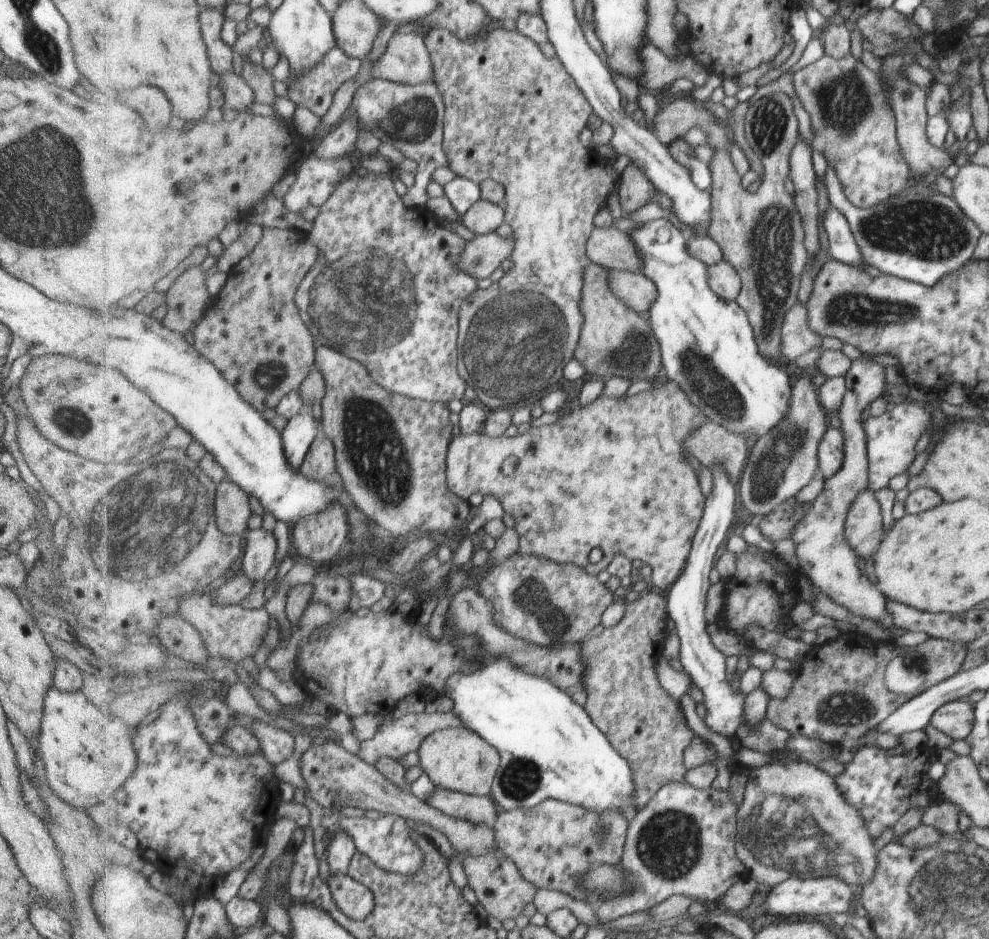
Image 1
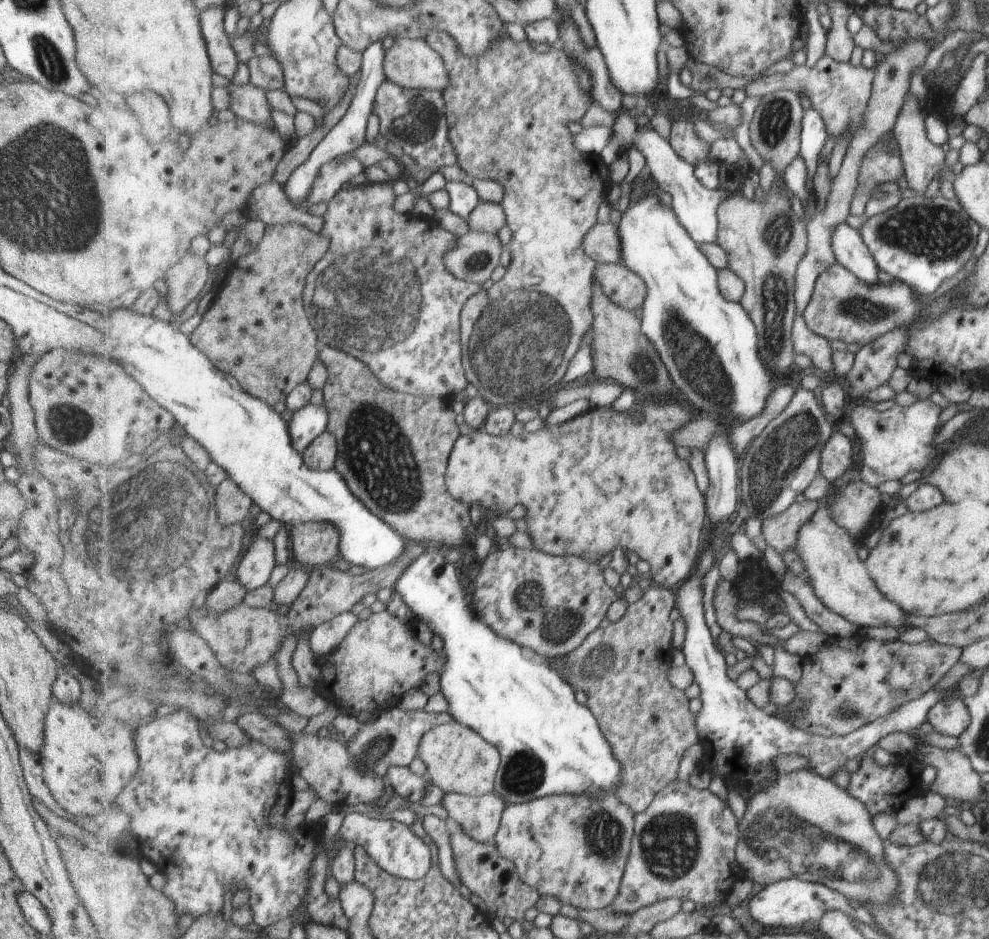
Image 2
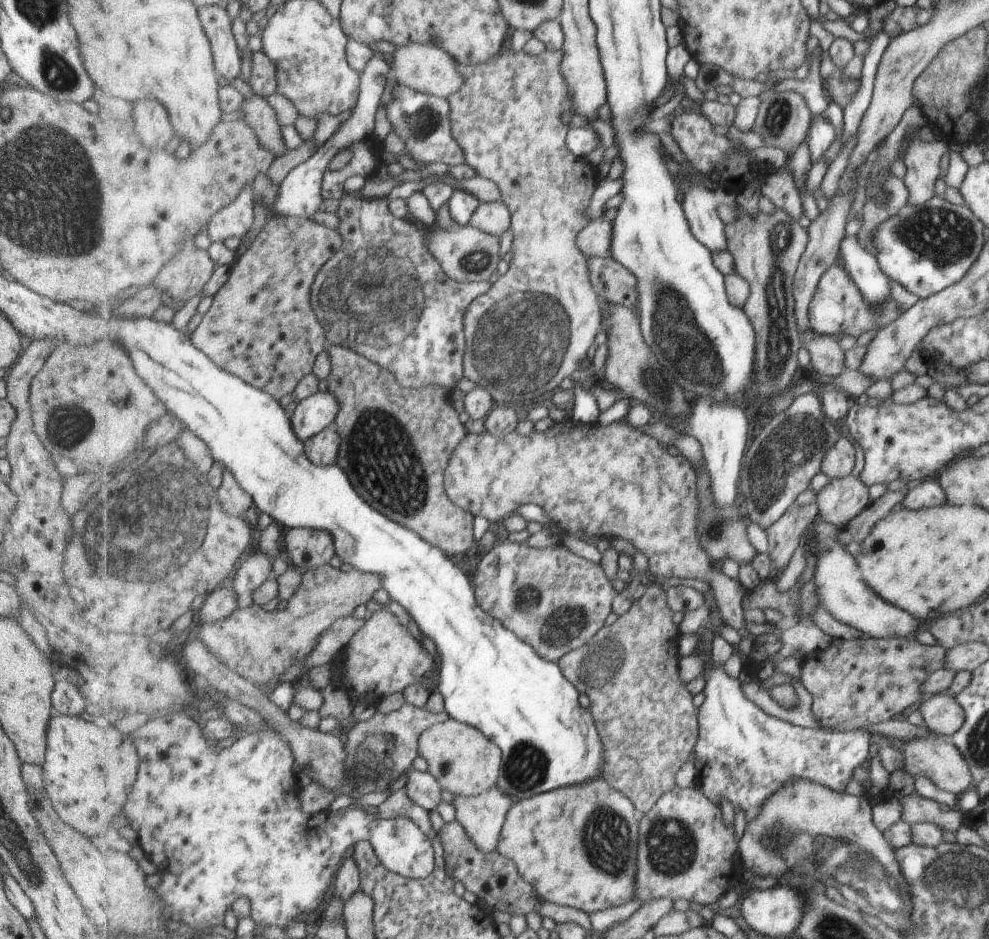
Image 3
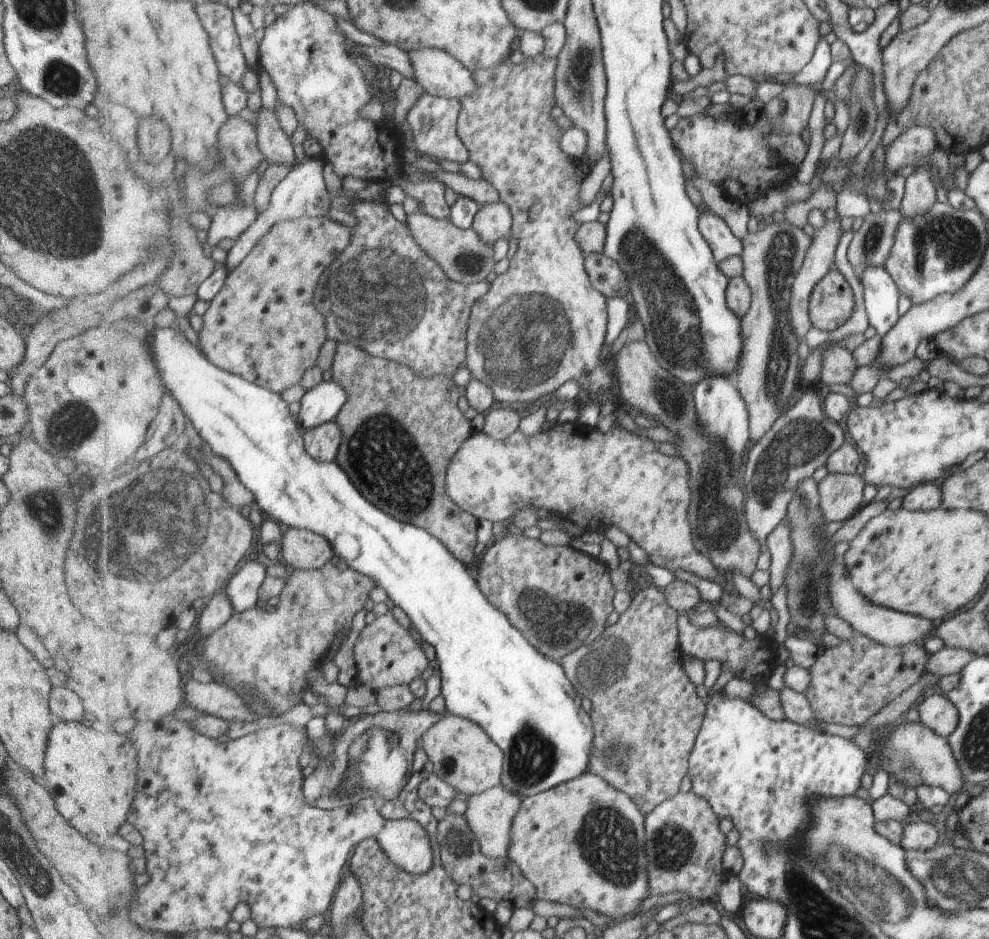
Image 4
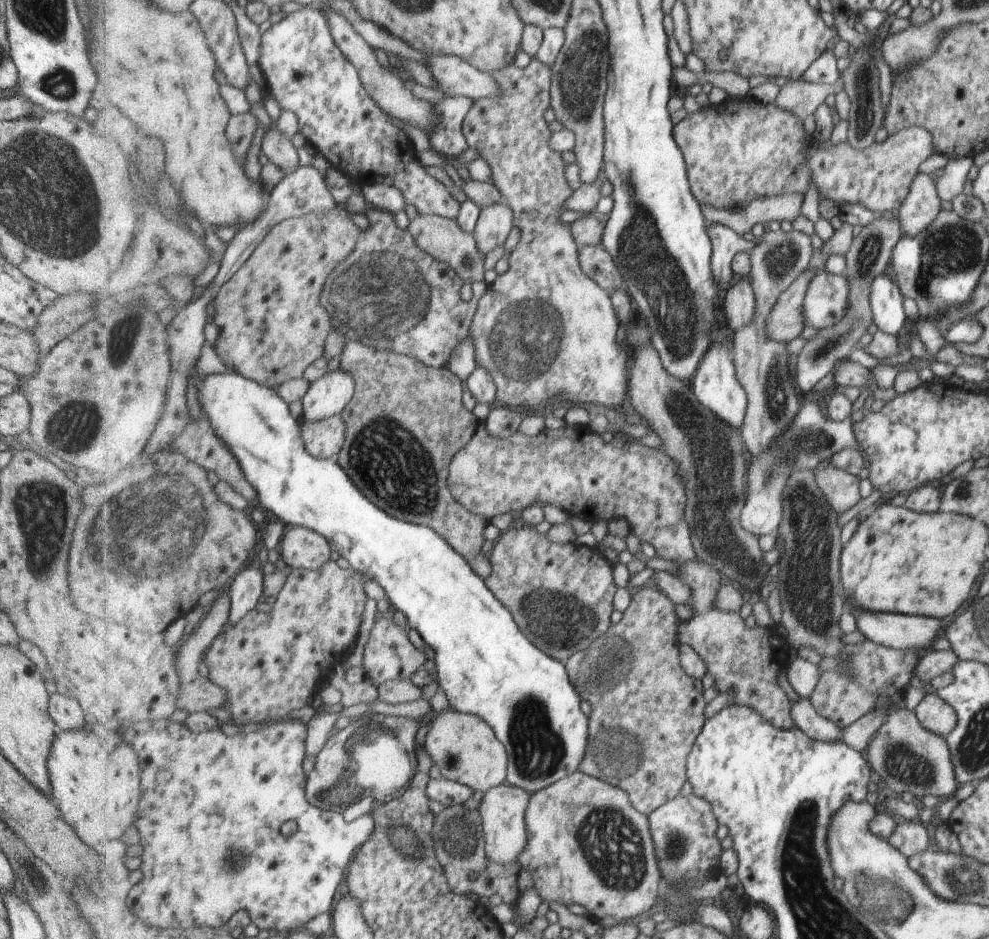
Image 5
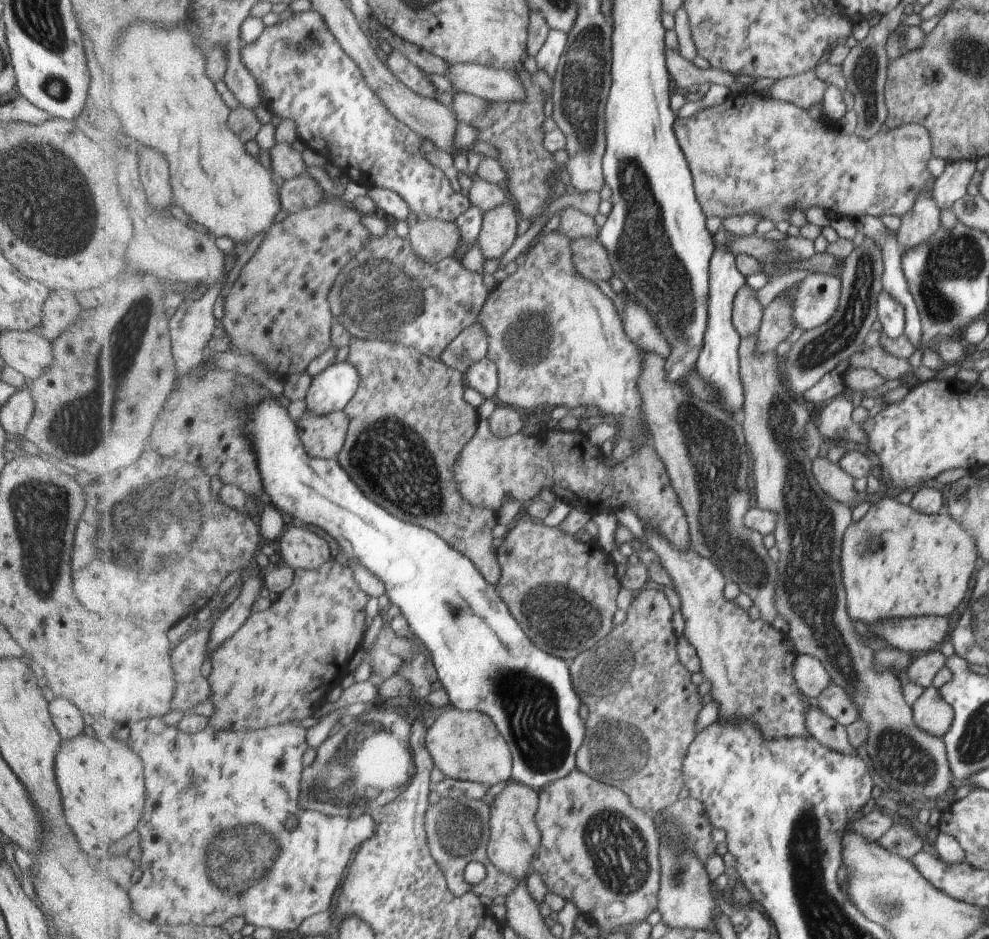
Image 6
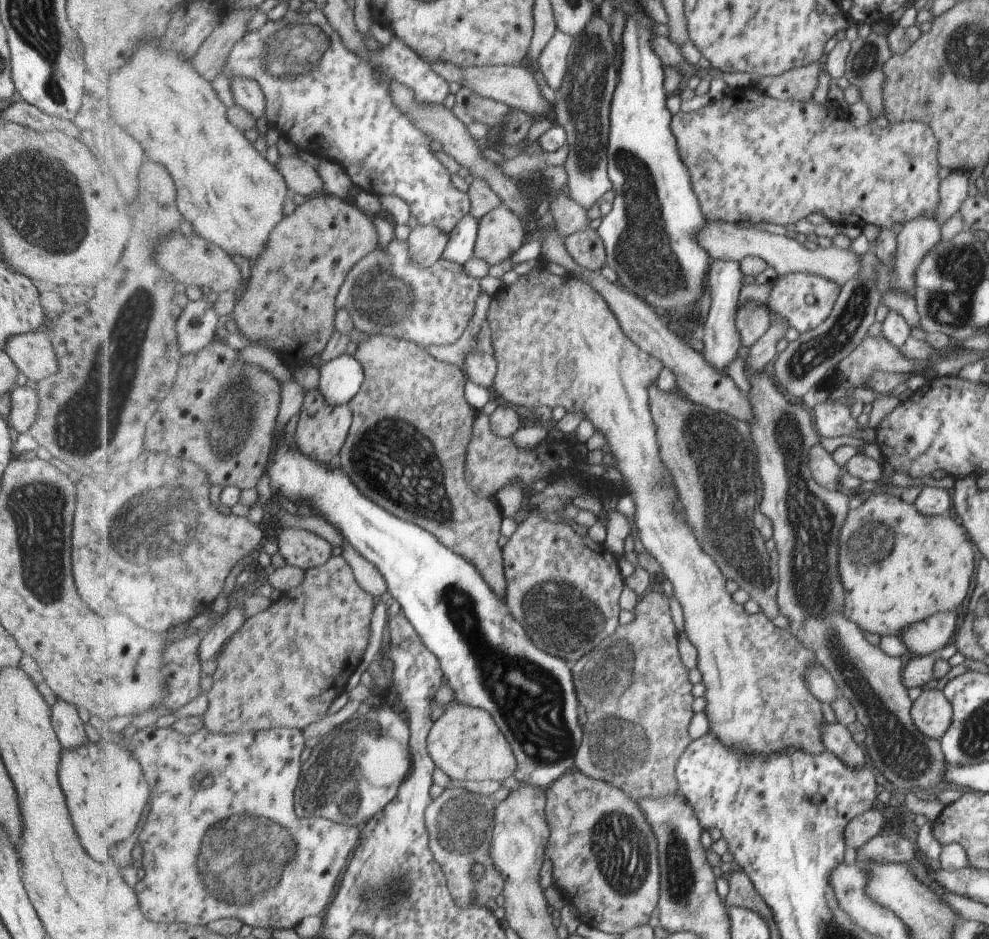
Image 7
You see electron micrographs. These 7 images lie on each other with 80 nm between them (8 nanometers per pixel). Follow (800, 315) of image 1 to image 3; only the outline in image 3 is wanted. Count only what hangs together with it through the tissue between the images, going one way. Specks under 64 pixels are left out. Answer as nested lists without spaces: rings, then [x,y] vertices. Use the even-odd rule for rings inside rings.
[[[807,328],[802,332],[802,347],[809,354],[812,370],[817,372],[819,380],[829,381],[844,369],[843,351],[833,336],[818,335]]]

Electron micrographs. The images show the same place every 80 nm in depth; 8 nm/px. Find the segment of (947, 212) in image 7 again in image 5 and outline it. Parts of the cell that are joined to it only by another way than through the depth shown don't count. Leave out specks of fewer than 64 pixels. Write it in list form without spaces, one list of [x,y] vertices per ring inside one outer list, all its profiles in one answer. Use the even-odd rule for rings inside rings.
[[[965,155],[965,158],[948,159],[944,167],[933,176],[936,193],[940,200],[950,201],[961,192],[971,164],[972,159],[968,155]]]

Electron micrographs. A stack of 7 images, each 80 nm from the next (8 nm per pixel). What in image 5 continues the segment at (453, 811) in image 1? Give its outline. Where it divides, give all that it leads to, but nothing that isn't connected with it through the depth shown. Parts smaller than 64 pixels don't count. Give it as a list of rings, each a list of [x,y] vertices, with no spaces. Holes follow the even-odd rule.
[[[505,782],[487,791],[477,810],[482,817],[482,831],[485,837],[485,850],[490,859],[502,865],[519,863],[520,854],[528,848],[531,835],[528,834],[527,812],[533,794]]]

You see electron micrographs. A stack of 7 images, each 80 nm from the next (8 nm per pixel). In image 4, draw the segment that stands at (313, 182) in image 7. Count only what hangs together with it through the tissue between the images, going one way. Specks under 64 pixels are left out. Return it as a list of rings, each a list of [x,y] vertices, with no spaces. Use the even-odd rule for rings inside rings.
[[[262,107],[257,113],[258,145],[264,152],[266,164],[292,163],[295,148],[291,137],[283,130],[276,111]]]

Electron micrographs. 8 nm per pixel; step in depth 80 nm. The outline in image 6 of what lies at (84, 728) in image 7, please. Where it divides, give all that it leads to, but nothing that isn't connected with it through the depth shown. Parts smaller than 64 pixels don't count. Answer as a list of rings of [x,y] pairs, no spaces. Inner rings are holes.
[[[55,697],[48,703],[48,713],[55,730],[63,741],[91,727],[78,708],[63,697]]]

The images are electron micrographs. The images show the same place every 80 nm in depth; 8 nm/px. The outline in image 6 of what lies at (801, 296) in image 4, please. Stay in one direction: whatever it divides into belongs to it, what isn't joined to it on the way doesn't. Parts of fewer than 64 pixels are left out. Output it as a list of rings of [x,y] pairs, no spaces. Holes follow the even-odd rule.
[[[781,293],[764,308],[762,327],[758,334],[759,352],[775,350],[775,346],[785,340],[794,327],[797,326],[792,319],[792,306]]]

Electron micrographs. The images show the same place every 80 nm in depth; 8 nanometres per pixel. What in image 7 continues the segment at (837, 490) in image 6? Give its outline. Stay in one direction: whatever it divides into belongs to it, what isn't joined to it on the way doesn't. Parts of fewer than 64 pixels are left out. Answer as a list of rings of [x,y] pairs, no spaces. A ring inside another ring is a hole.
[[[814,445],[808,452],[808,469],[817,484],[827,490],[835,491],[844,474],[843,467],[838,466],[823,447]]]

